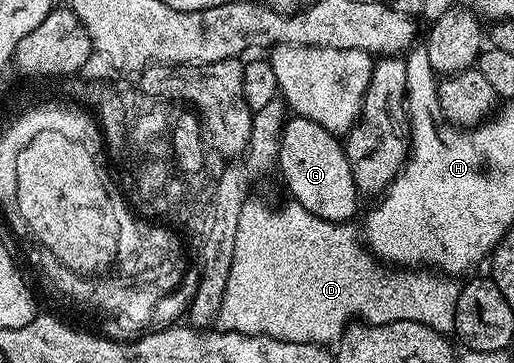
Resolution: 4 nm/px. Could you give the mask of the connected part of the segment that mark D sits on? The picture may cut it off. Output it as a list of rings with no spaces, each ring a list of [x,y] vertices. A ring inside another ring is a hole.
[[[251,197],[243,205],[243,213],[239,213],[239,229],[235,233],[235,261],[231,261],[231,277],[227,277],[227,289],[223,293],[223,305],[219,316],[220,326],[224,330],[238,331],[244,335],[266,335],[272,339],[282,339],[292,343],[320,343],[322,345],[336,344],[344,335],[352,317],[375,325],[395,321],[419,321],[444,336],[448,336],[453,331],[455,305],[459,301],[459,293],[462,288],[462,284],[456,278],[444,273],[434,273],[429,269],[386,269],[374,258],[368,246],[359,238],[358,228],[356,231],[352,222],[332,223],[323,217],[315,217],[315,213],[303,209],[303,205],[299,205],[295,201],[288,202],[282,207],[268,207],[267,204],[260,203],[257,197]]]

